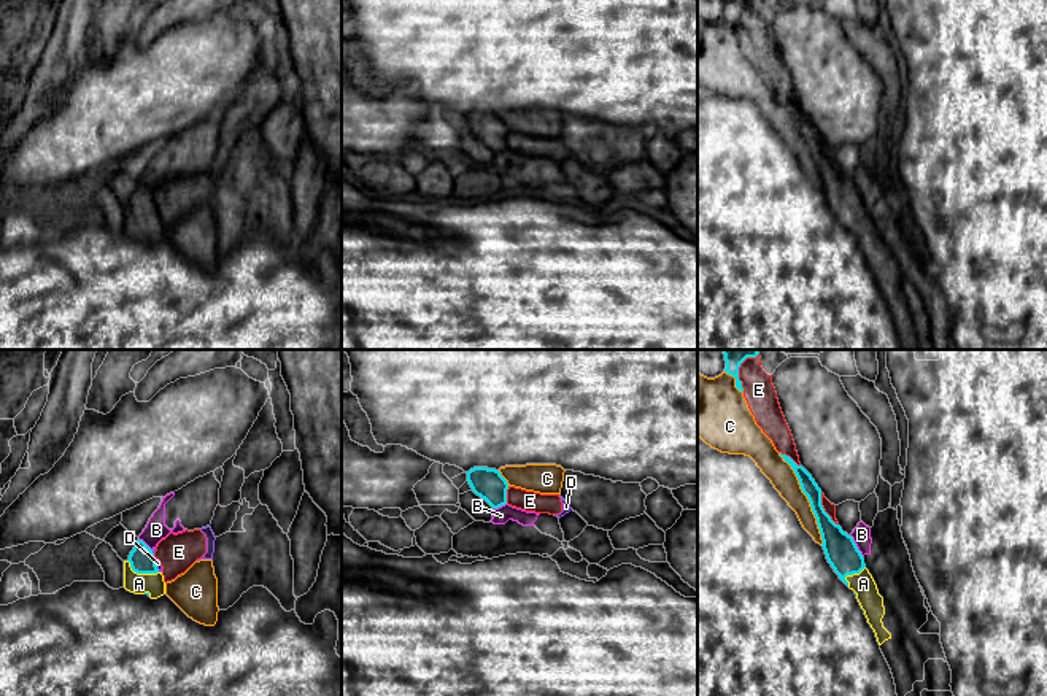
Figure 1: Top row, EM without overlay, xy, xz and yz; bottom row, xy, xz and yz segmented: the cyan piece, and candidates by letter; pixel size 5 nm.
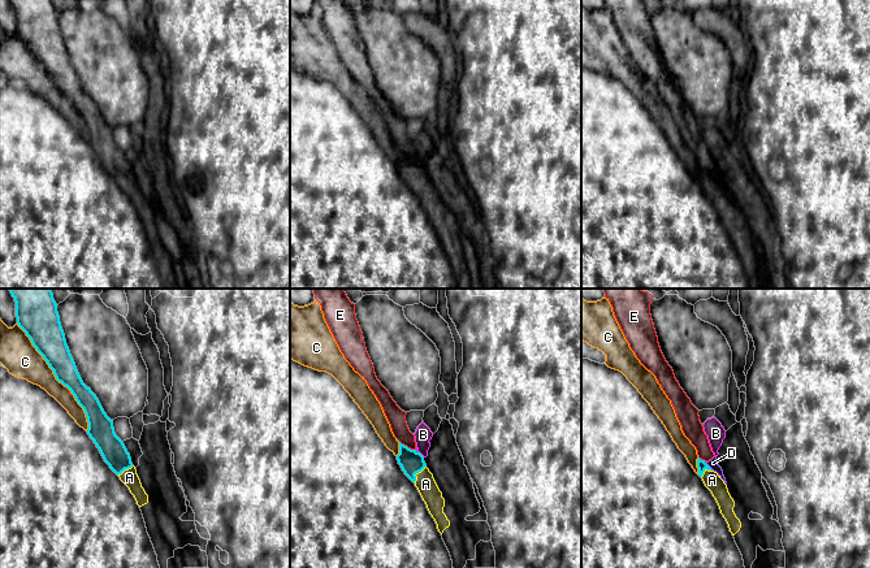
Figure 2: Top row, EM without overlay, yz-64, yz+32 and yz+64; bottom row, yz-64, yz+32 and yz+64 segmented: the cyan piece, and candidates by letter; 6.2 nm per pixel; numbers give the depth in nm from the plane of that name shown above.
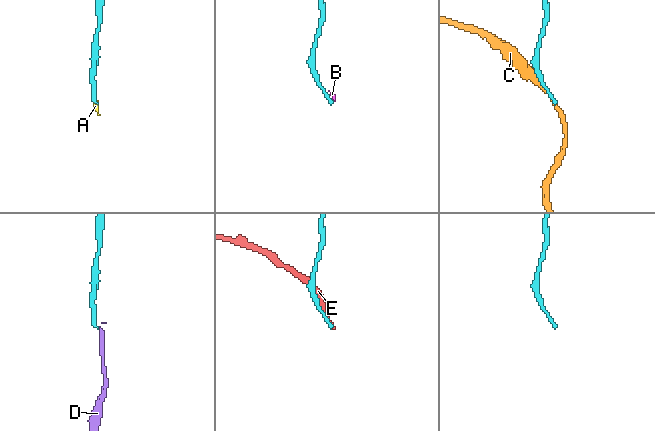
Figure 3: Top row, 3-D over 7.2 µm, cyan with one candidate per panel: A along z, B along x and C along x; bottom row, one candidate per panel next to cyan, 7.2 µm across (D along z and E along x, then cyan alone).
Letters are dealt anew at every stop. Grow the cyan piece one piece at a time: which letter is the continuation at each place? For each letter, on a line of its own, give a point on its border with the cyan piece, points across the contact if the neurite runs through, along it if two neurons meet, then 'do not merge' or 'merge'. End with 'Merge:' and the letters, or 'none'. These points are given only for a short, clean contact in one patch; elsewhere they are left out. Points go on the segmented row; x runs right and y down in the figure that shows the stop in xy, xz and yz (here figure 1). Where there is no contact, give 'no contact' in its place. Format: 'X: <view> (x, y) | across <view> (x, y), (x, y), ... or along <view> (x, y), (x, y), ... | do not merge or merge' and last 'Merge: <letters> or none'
A: xy (140, 572) | across xy (142, 560), (140, 572), (139, 583) | merge
B: yz (855, 545) | along yz (850, 534), (863, 555) | do not merge
C: yz (807, 498) | do not merge
D: xy (154, 564) | along xy (153, 556), (159, 571) | do not merge
E: yz (823, 509) | do not merge
Merge: A

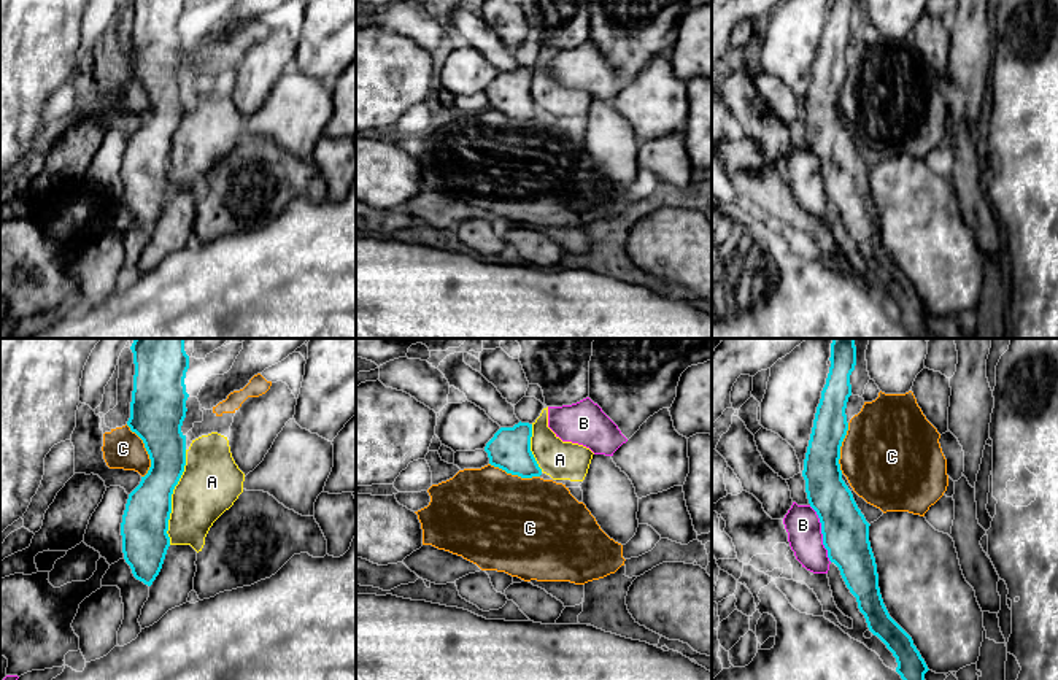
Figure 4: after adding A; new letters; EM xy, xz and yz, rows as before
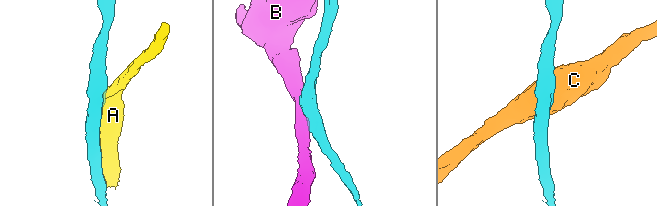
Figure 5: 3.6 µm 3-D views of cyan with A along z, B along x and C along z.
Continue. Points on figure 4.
A: xy (170, 498) | do not merge
B: yz (822, 533) | do not merge
C: xy (146, 450) | do not merge
Merge: none

